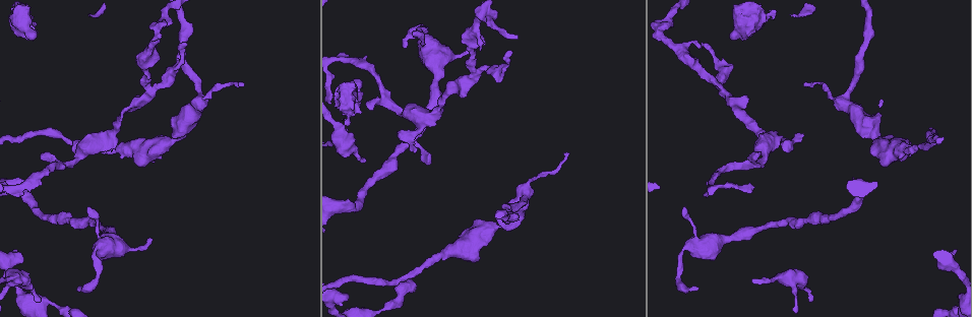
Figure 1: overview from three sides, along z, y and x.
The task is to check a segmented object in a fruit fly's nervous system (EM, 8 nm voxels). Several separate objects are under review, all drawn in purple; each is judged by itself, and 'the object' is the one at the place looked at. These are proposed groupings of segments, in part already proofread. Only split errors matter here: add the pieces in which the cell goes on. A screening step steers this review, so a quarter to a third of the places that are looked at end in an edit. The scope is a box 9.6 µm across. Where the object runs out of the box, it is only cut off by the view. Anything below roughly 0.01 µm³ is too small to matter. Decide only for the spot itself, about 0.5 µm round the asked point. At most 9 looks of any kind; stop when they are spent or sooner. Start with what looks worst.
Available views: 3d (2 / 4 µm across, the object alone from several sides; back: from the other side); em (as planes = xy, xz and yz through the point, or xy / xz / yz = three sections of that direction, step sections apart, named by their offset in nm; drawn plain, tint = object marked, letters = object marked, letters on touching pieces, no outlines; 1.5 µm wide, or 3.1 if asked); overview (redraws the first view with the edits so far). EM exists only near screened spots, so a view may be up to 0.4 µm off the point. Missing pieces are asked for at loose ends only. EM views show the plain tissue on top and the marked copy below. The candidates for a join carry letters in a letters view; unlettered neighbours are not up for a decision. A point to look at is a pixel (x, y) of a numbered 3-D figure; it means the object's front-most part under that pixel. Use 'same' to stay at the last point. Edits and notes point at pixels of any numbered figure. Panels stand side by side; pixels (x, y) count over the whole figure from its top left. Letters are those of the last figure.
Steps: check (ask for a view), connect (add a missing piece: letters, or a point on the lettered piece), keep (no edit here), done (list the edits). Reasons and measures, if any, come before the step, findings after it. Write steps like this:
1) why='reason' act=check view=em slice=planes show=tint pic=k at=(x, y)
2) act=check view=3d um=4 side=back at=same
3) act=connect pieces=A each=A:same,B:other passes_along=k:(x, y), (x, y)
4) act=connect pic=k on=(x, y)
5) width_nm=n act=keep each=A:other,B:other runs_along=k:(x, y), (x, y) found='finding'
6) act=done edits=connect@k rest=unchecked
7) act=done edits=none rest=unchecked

why='thick end' act=check view=em um=3.1 slice=xy step=8 show=letters pic=1 at=(772, 17)

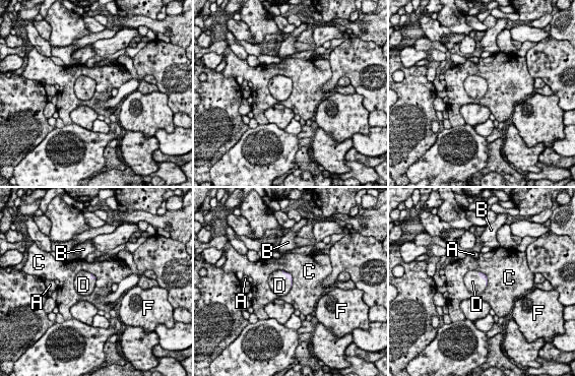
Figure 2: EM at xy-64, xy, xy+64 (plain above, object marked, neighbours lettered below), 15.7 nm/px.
act=check view=em um=3.1 slice=planes show=letters at=same

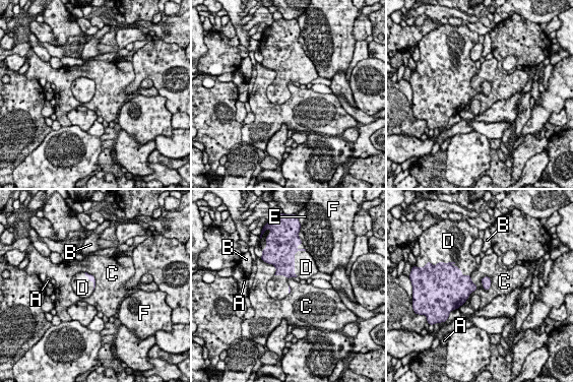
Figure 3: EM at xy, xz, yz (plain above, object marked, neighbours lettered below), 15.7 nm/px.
act=connect pieces=D each=A:other,B:other,C:other,D:same,E:other,F:other found='it goes on there'

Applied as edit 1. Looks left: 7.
why='branch stops here' act=check view=em slice=planes show=letters pic=1 at=(40, 302)

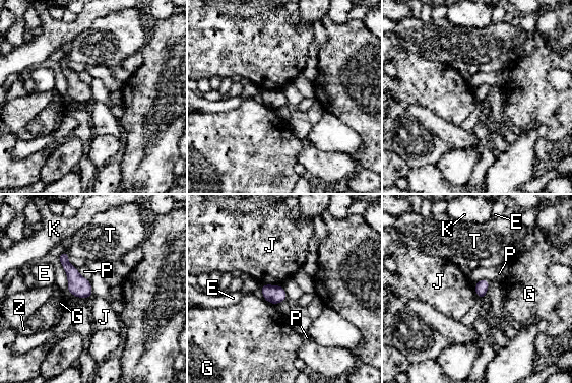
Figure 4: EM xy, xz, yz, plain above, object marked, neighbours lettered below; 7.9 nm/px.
act=keep each=E:other,G:other,J:other,K:other,P:other,T:other,Z:other border=4:(262, 283), (281, 285) found='no lettered piece goes on from it'

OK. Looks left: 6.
why='an open end' act=check view=em slice=planes show=letters pic=1 at=(367, 106)

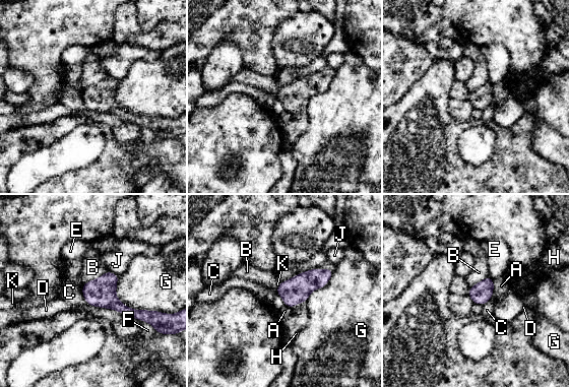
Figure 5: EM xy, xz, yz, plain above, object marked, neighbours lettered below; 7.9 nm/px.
act=keep each=A:other,B:other,C:other,D:other,E:other,F:other,G:other,H:other,J:other,K:other border=5:(80, 291), (87, 304) found='no lettered piece goes on from it'

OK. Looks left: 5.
why='thin end' act=check view=3d um=4 pic=1 at=(152, 240)

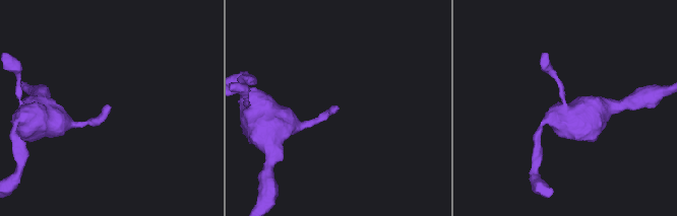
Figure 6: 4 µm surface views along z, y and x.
act=check view=em slice=xz step=4 show=letters pic=6 at=(335, 105)

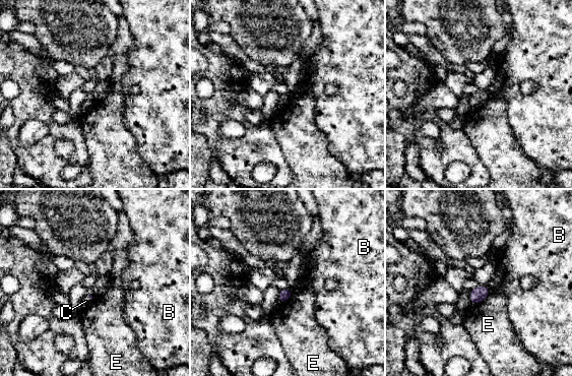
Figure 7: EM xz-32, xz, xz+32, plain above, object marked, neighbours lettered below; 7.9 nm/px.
act=check view=em slice=planes show=letters at=same

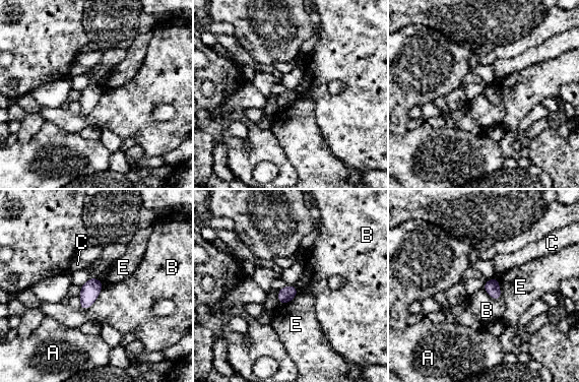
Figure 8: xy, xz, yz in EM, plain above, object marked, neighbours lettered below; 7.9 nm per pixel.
act=keep each=A:other,B:other,C:other,E:other border=8:(104, 285), (86, 309), (78, 308) found='none of them fits'

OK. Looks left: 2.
act=done edits=connect@3 rest=unchecked

